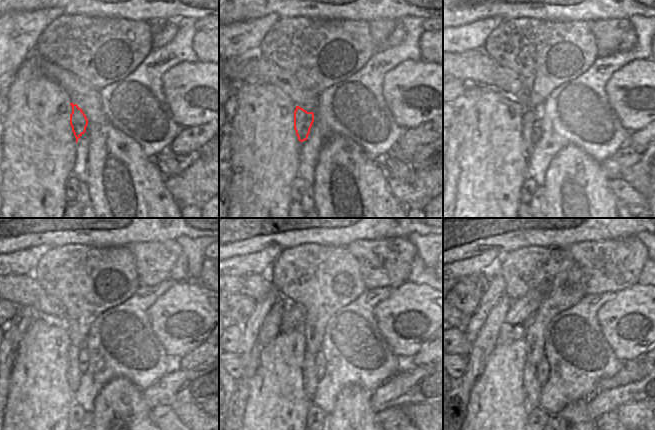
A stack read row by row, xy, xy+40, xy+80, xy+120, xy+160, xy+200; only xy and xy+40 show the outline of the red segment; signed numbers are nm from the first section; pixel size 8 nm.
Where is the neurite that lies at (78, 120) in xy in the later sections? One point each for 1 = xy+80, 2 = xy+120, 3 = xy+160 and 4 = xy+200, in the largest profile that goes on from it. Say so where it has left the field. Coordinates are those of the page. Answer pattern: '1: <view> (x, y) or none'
1: xy+80 (531, 130)
2: xy+120 (83, 356)
3: xy+160 (309, 380)
4: xy+200 (532, 387)

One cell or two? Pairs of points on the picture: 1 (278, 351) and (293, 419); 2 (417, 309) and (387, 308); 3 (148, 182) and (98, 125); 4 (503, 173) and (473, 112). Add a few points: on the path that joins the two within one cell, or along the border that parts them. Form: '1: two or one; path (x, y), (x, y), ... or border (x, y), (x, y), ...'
1: one; path (279, 368), (279, 397), (284, 402)
2: one; path (410, 309), (394, 309)
3: one; path (134, 168), (105, 139)
4: one; path (491, 158), (491, 135), (483, 127)

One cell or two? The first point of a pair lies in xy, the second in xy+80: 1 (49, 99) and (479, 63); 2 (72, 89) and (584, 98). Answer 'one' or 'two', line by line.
1: two
2: two

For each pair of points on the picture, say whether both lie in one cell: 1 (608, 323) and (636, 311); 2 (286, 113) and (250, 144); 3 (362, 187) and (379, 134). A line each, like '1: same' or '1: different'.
1: same
2: same
3: different

